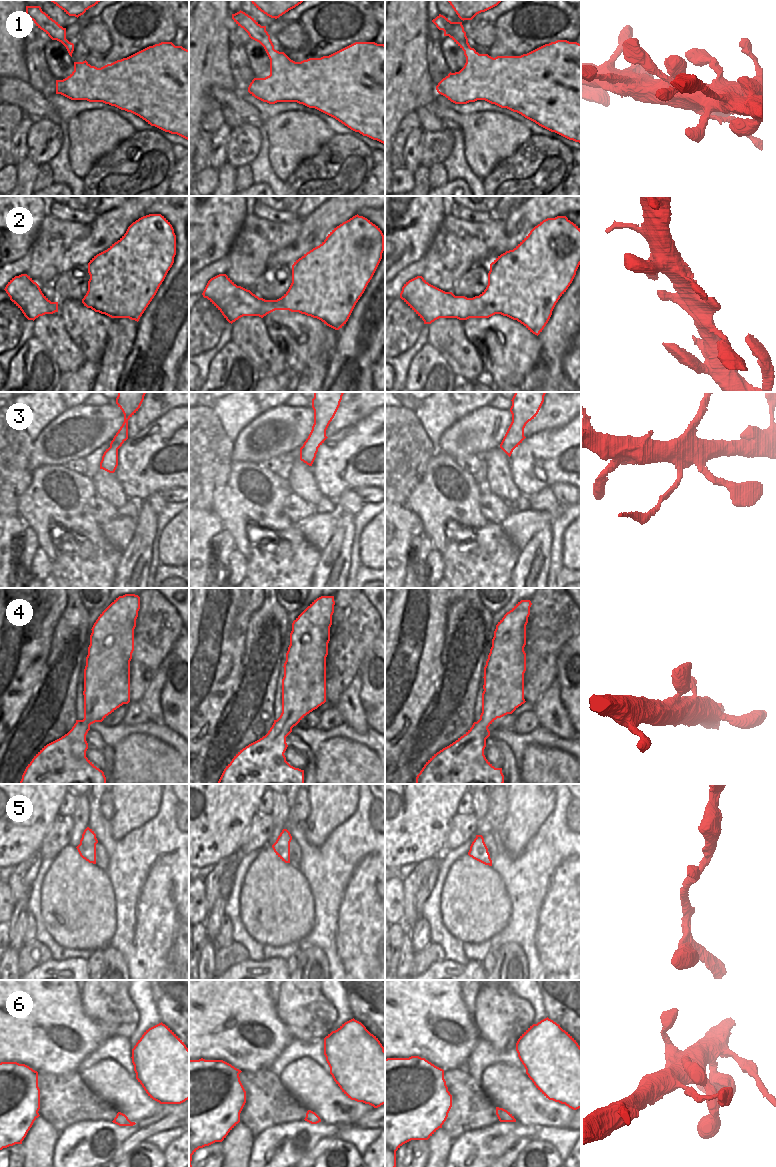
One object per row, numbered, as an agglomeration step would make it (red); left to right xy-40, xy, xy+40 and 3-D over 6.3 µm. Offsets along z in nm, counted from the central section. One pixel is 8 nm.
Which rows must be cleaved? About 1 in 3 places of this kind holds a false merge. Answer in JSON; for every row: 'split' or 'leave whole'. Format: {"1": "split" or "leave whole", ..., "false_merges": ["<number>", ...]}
{"1": "leave whole", "2": "leave whole", "3": "split", "4": "leave whole", "5": "leave whole", "6": "leave whole", "false_merges": ["3"]}

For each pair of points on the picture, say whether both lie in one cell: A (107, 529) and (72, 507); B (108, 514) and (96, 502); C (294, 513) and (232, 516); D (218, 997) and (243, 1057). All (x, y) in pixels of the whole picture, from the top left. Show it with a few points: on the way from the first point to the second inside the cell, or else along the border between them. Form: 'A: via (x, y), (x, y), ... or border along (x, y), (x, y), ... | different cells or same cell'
A: border along (99, 525), (100, 530) | different cells
B: via (105, 511), (99, 504) | same cell
C: border along (291, 492), (284, 502), (284, 512), (292, 524) | different cells
D: via (226, 1012), (238, 1024), (243, 1042) | same cell

